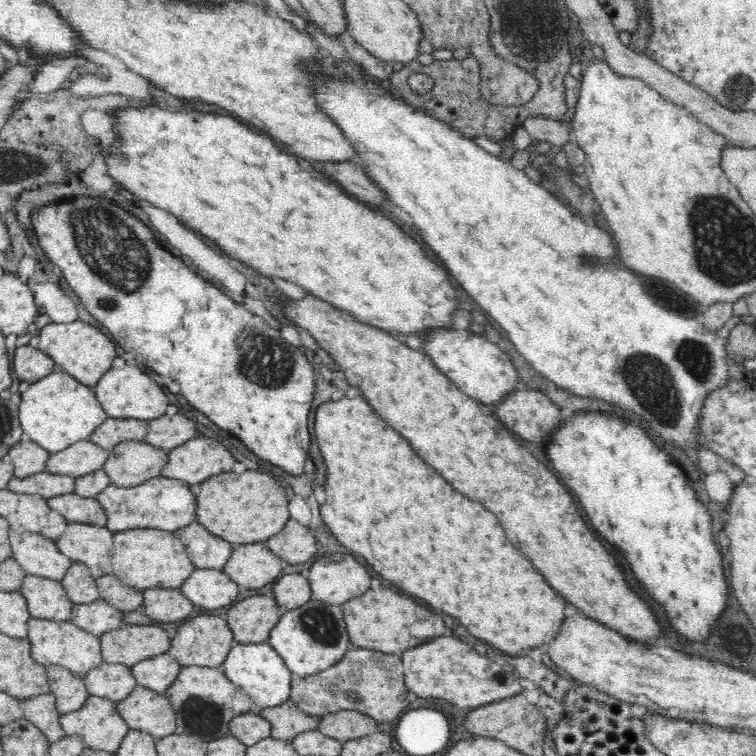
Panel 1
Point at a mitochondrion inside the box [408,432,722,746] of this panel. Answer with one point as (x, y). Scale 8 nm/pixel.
(502, 678)

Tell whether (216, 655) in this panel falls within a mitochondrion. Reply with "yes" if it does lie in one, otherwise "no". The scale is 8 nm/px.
no

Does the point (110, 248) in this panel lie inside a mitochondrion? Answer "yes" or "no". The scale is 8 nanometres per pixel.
yes

